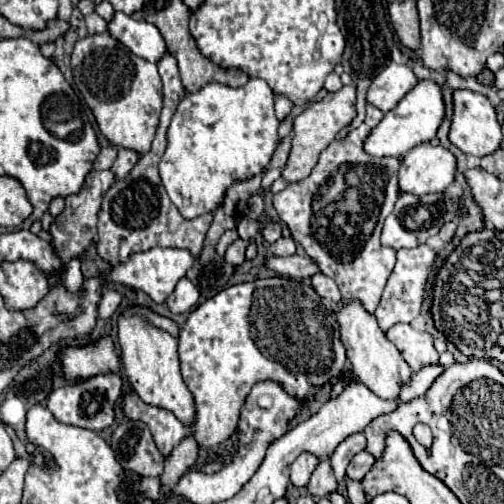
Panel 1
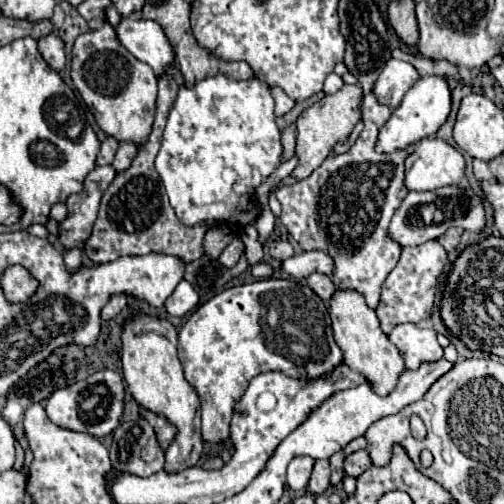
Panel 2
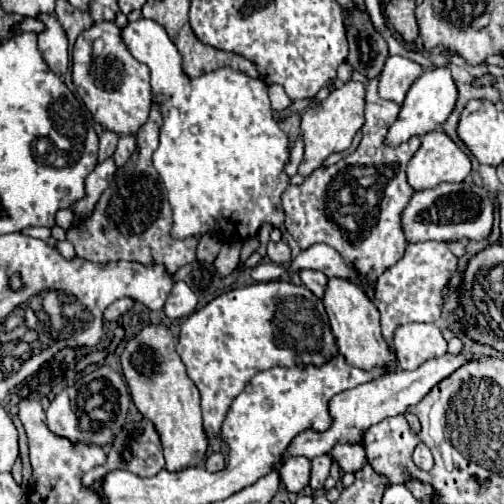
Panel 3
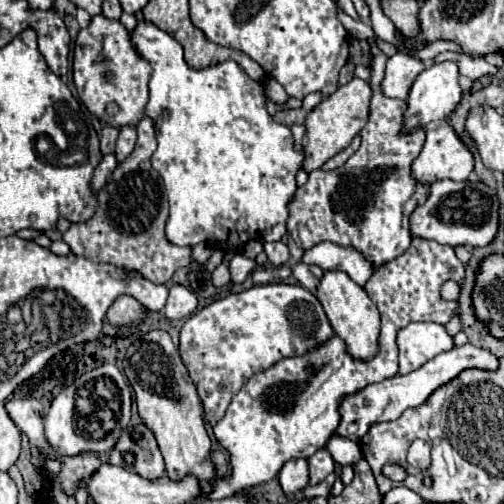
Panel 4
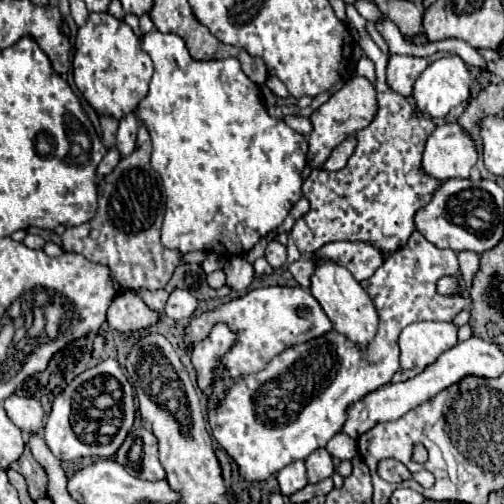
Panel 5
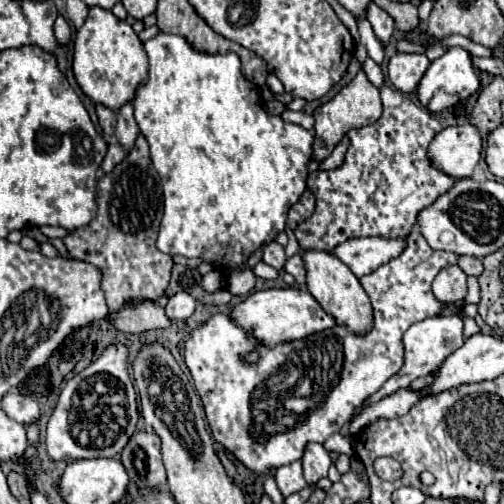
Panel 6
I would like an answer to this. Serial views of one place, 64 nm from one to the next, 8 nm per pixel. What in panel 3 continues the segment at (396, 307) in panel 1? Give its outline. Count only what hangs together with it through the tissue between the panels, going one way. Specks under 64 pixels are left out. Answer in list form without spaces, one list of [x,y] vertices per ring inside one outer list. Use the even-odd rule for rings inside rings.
[[[418,242],[408,244],[402,260],[388,268],[376,282],[376,308],[380,312],[380,324],[384,338],[392,344],[396,326],[408,322],[436,322],[442,310],[442,288],[452,274],[458,272],[458,258],[448,250],[444,242]]]

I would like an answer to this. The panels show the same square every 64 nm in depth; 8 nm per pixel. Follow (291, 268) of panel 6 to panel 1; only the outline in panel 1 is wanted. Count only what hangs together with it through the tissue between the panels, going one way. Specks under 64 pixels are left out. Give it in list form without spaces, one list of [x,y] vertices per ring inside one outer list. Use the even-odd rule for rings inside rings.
[[[314,274],[312,276],[312,286],[314,286],[314,290],[320,298],[326,298],[334,304],[340,304],[340,290],[338,290],[338,286],[332,278],[328,278],[324,274]]]

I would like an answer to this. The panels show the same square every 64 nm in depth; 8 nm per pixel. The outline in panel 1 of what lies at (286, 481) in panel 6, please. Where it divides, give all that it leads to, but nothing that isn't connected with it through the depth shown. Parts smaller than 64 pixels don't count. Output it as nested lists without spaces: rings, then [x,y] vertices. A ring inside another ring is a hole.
[[[302,452],[302,454],[296,458],[296,462],[290,466],[290,480],[292,480],[292,484],[298,486],[298,488],[306,486],[308,480],[310,480],[310,474],[312,474],[314,468],[318,466],[318,462],[320,462],[318,456],[314,456],[314,454],[310,454],[310,452]]]

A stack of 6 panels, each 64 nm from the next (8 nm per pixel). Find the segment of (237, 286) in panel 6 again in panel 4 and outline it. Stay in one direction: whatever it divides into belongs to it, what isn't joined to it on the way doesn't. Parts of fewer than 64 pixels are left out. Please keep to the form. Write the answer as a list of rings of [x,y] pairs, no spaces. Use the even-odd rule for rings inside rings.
[[[236,256],[232,262],[230,262],[230,274],[232,274],[232,282],[240,284],[244,282],[246,276],[250,276],[250,272],[256,268],[256,260],[250,260],[250,258],[244,258],[244,256]]]

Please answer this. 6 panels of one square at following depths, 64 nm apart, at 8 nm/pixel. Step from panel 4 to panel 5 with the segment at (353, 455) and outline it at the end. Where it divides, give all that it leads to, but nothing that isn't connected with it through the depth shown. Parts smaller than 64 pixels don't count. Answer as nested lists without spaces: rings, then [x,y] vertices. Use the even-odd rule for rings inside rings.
[[[338,432],[336,436],[332,436],[332,440],[326,444],[326,450],[338,460],[352,460],[358,456],[356,442],[350,436],[346,436],[344,432]]]

